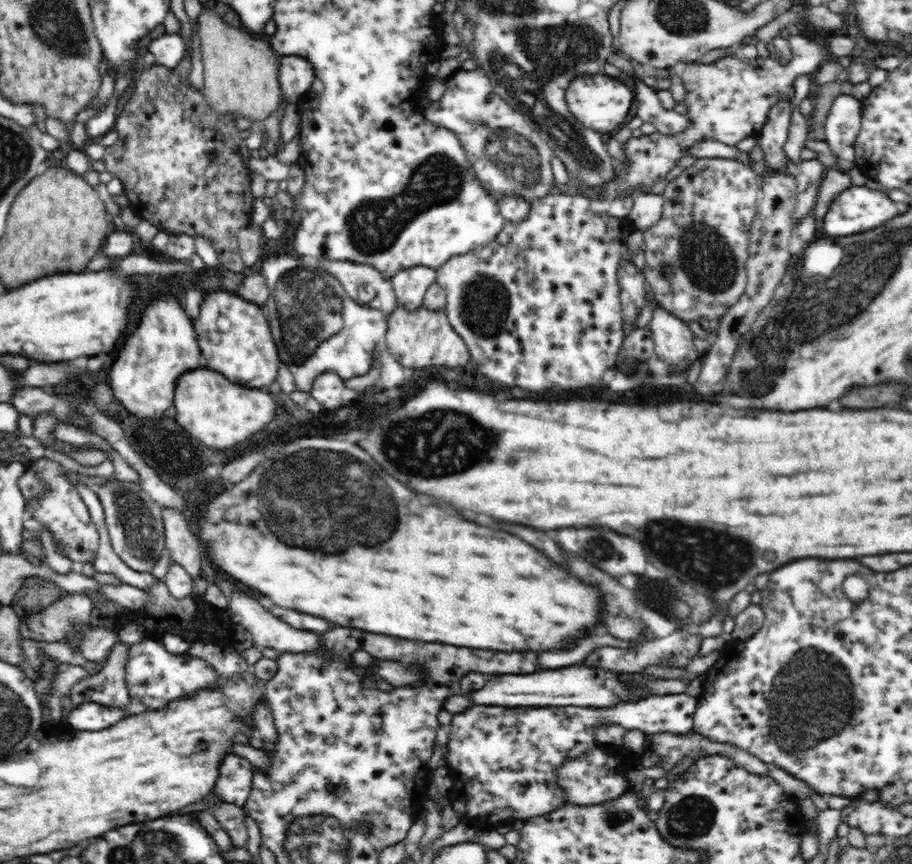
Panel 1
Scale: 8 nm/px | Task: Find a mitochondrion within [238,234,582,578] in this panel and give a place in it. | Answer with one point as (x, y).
(311, 503)

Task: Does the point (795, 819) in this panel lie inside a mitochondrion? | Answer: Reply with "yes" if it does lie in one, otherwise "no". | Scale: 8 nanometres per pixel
no

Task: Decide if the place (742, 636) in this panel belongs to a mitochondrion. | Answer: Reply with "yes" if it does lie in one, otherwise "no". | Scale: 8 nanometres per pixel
no

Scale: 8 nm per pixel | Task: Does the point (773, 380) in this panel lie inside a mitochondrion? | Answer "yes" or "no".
yes

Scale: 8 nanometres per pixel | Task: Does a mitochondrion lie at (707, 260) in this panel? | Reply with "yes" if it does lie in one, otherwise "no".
yes

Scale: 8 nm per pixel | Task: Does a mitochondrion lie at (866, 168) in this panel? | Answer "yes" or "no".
no

